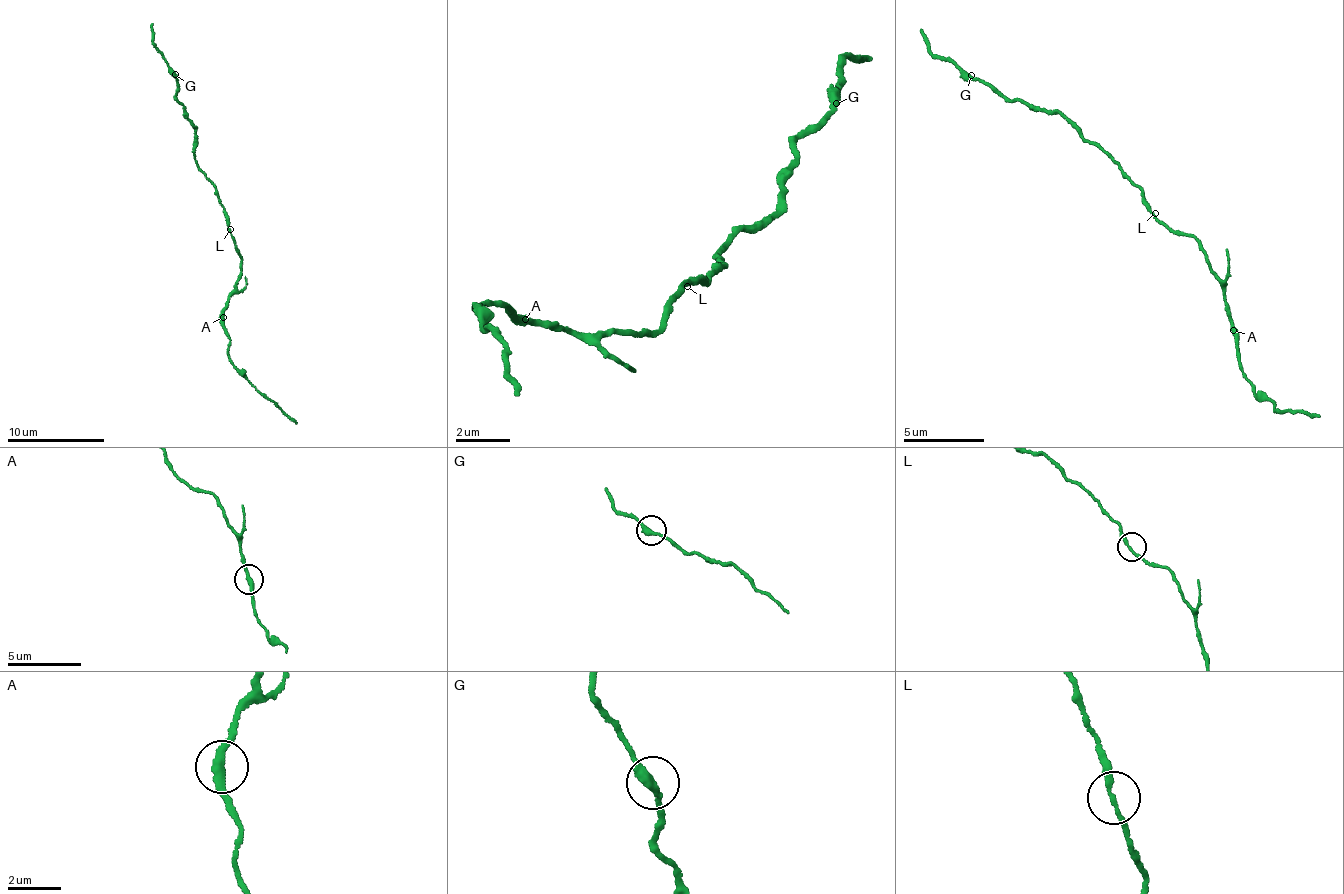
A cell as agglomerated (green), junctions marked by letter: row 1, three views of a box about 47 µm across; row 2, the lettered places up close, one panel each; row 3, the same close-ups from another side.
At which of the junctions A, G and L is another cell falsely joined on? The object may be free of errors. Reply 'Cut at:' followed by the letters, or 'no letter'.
Cut at: no letter

